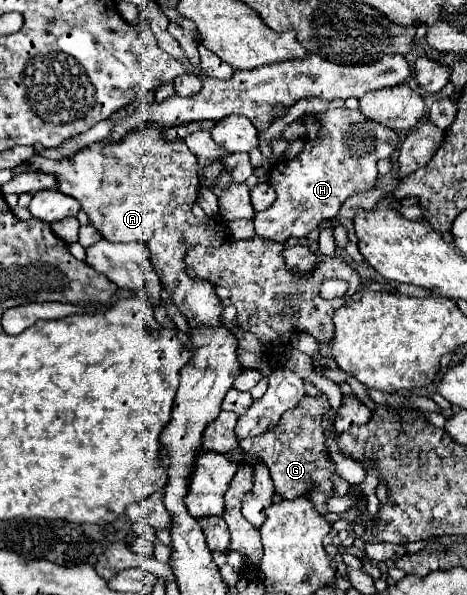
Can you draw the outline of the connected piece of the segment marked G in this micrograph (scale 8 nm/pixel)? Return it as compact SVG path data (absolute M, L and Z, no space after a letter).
M304 395L300 403L282 415L280 423L274 429L268 429L266 433L250 439L242 439L240 447L258 457L264 465L268 465L276 493L284 499L298 499L308 497L314 503L314 509L318 513L326 513L326 499L332 497L332 473L334 463L328 461L324 455L326 439L322 431L322 415L328 407L326 395Z

